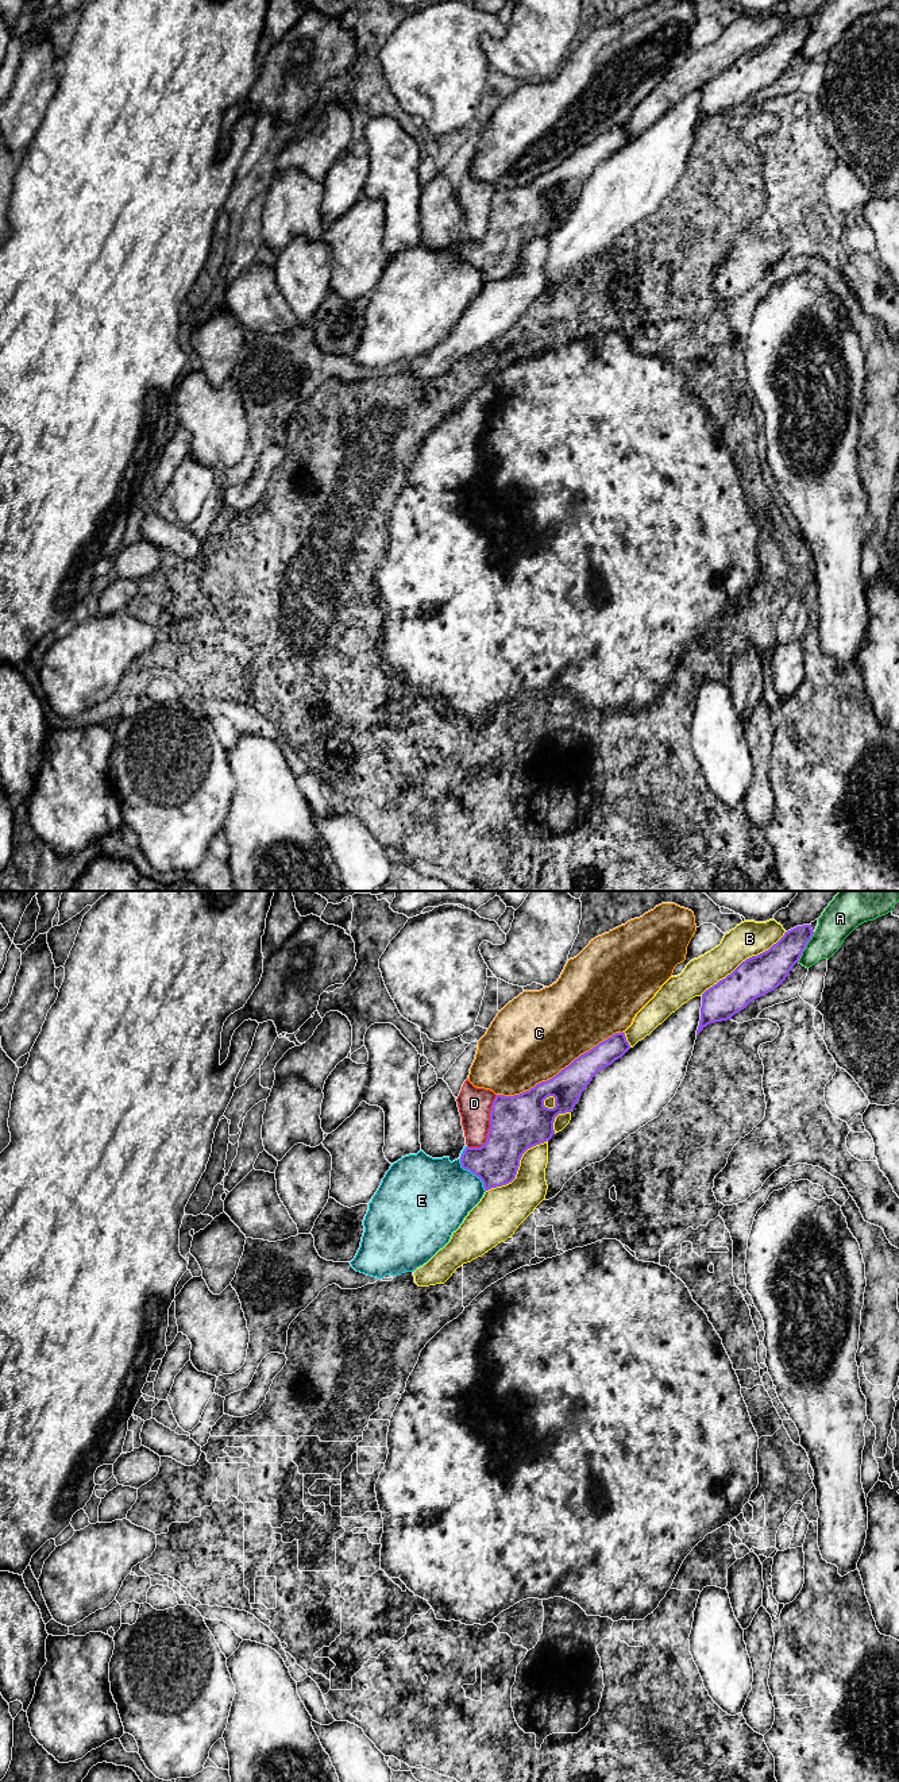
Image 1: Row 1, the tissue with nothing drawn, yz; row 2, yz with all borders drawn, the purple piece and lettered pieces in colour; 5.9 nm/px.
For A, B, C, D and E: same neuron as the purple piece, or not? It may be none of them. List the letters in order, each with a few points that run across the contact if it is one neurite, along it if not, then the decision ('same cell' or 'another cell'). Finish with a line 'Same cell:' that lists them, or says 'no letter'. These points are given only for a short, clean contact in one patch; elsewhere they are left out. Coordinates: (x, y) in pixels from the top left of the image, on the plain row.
A: another cell
B: same cell
C: another cell
D: another cell
E: another cell
Same cell: B

